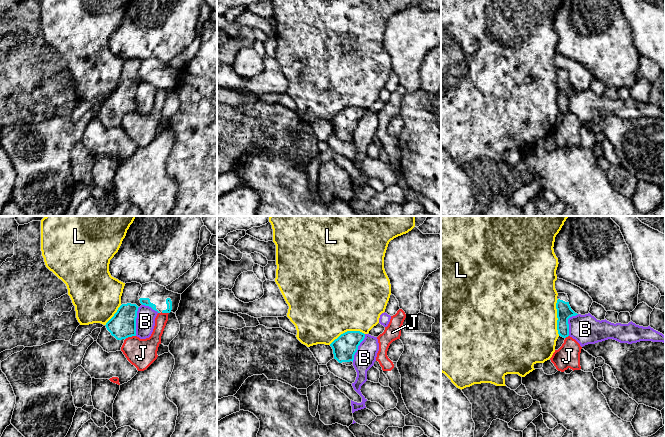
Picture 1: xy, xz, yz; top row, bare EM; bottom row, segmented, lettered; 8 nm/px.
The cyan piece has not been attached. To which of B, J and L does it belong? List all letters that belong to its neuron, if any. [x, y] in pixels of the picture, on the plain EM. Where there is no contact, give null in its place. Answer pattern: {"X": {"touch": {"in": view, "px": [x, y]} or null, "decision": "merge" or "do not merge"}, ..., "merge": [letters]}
{"B": {"touch": {"in": "xy", "px": [135, 97]}, "decision": "do not merge"}, "J": {"touch": {"in": "xy", "px": [130, 112]}, "decision": "do not merge"}, "L": {"touch": {"in": "yz", "px": [557, 93]}, "decision": "do not merge"}, "merge": []}

